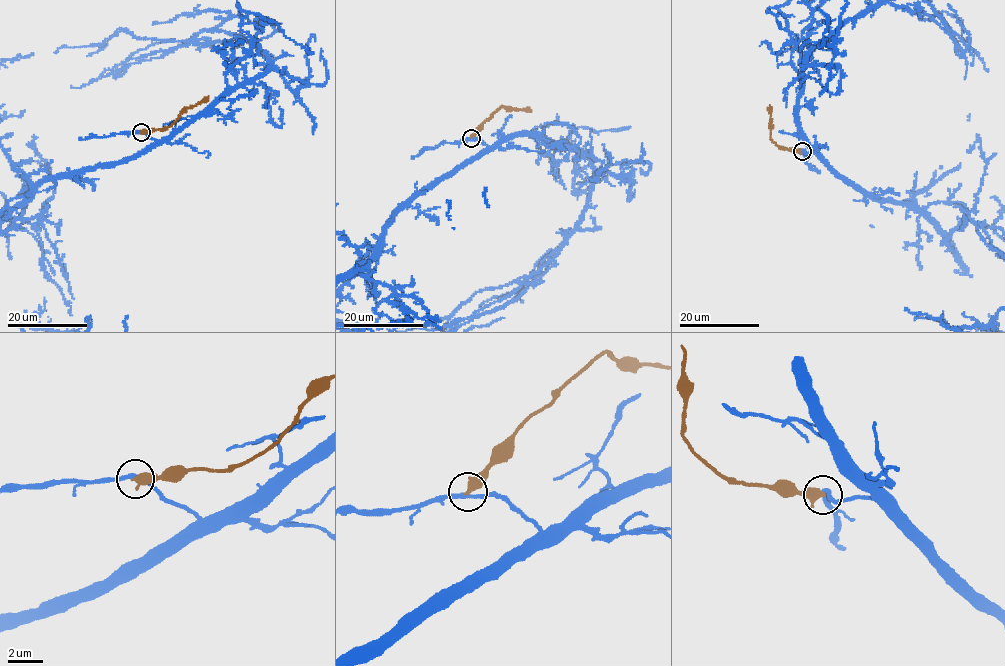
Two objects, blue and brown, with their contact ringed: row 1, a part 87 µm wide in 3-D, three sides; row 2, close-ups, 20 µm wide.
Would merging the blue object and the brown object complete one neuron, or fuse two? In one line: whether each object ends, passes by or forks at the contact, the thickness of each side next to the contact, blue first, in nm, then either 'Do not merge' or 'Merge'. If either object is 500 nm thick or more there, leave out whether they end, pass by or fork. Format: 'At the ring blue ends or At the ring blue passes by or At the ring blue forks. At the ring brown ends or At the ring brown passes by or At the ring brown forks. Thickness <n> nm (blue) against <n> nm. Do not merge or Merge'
At the ring blue passes by. At the ring brown ends. Thickness 240 nm (blue) against 480 nm. Do not merge

